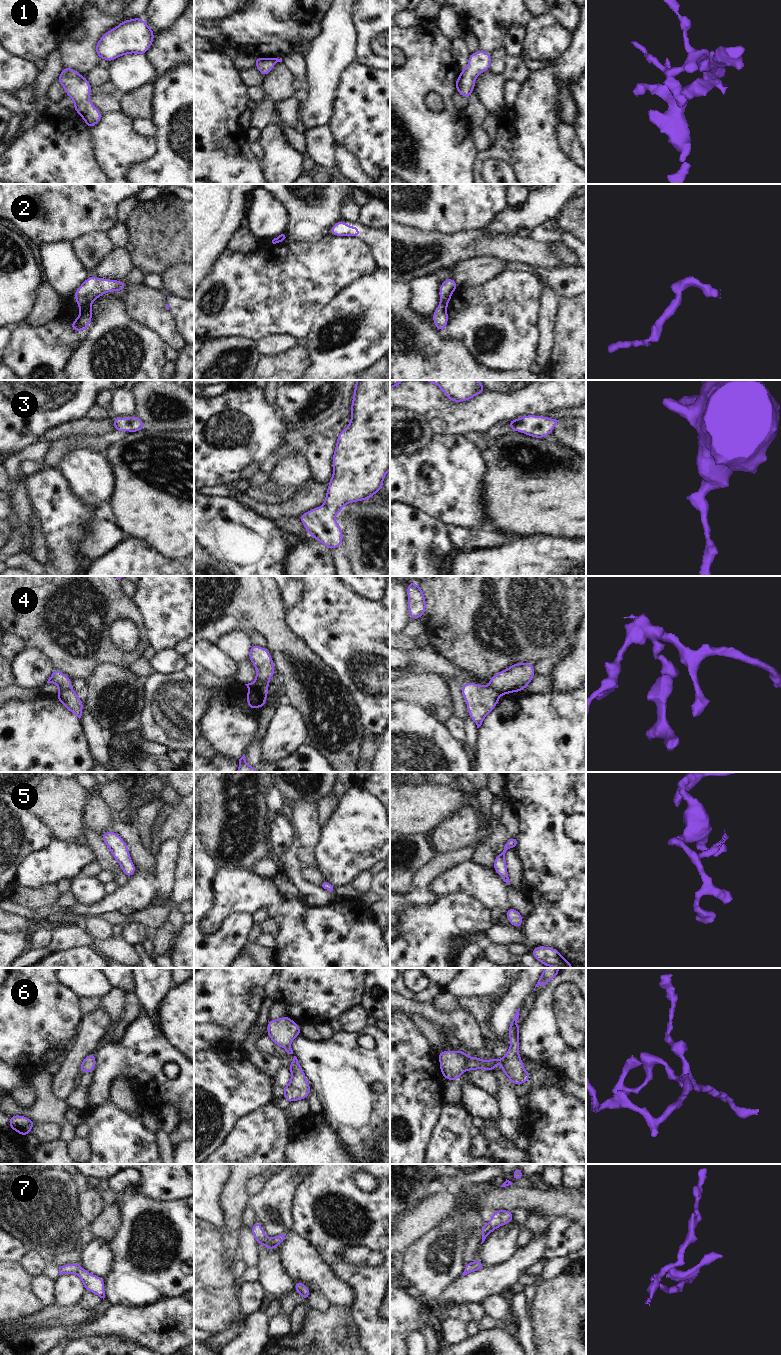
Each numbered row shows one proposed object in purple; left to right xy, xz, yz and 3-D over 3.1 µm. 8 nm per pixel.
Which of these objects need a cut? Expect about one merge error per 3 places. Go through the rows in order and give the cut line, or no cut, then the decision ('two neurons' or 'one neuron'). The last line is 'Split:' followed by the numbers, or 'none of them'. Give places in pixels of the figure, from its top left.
1: no cut; one neuron
2: cut in xy along (90, 303), (85, 303), (79, 307); two neurons
3: no cut; one neuron
4: cut in xz along (255, 679), (268, 683); two neurons
5: no cut; one neuron
6: no cut; one neuron
7: no cut; one neuron
Split: 2, 4

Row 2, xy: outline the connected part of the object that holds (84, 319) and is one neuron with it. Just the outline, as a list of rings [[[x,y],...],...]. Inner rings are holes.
[[[92,304],[79,307],[79,316],[71,323],[73,331],[86,331],[92,321]]]

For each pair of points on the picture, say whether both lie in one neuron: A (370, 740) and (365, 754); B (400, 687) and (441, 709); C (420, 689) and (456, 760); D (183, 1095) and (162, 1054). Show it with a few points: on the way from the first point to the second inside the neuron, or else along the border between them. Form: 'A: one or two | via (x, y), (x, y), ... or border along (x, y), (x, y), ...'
A: one | via (369, 743), (366, 751)
B: one | via (410, 689), (421, 689), (431, 699)
C: two | border along (412, 704), (417, 704), (427, 709), (444, 724)
D: one | via (183, 1083), (183, 1066), (174, 1057)

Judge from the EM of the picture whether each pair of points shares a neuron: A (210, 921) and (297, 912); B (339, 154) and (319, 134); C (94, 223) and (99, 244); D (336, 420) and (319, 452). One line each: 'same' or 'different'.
A: same
B: different
C: different
D: same

